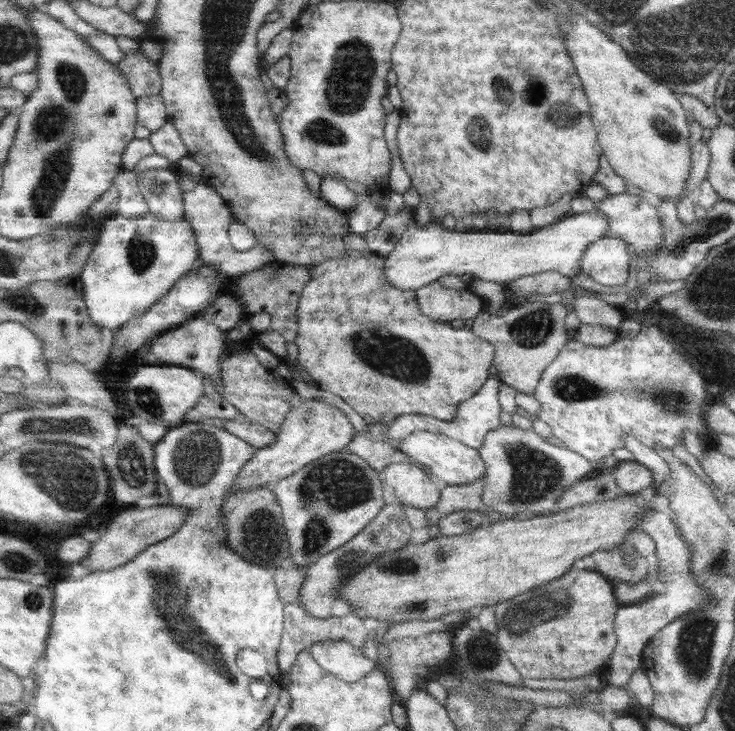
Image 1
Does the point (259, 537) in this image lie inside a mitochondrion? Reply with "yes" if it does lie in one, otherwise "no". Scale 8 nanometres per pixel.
yes

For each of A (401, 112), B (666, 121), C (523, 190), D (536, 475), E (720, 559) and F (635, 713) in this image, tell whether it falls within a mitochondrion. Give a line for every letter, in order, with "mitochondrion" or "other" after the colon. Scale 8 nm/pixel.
A: other
B: mitochondrion
C: other
D: mitochondrion
E: mitochondrion
F: other

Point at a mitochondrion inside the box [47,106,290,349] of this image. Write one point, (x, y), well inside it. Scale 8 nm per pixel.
(141, 252)

